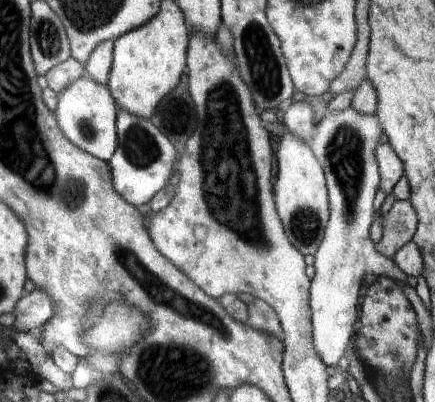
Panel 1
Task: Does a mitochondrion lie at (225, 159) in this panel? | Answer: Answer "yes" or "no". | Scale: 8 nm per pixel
yes

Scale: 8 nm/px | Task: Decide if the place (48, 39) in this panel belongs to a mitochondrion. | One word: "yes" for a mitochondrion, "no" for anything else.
yes

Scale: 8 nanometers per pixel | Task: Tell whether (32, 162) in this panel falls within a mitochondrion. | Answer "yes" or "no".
yes

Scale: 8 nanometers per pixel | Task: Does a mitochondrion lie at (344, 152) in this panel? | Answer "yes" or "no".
yes

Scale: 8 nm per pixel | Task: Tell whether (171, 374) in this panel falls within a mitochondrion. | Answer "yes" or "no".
yes

